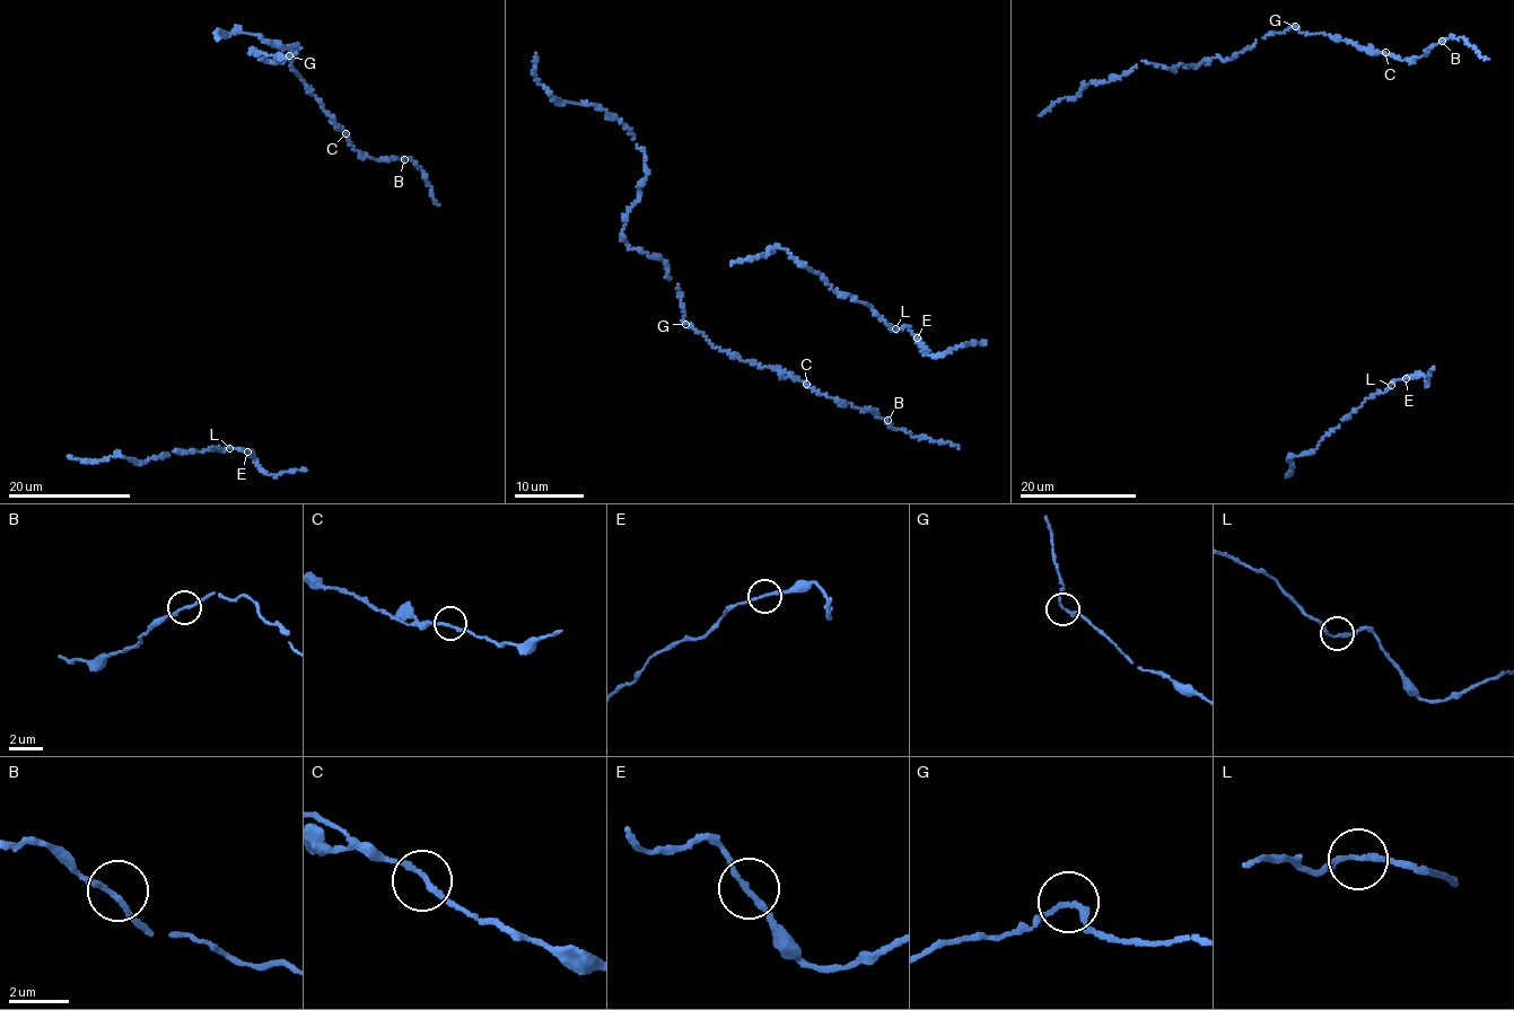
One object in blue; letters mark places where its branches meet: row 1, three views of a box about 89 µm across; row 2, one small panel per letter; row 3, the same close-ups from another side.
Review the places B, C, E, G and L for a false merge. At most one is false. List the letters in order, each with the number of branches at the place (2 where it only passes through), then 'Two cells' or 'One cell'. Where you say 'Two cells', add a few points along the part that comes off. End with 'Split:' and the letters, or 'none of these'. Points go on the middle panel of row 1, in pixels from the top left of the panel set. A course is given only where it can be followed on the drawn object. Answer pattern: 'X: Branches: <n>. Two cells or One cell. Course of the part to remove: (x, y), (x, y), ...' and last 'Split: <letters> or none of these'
B: Branches: 2. One cell
C: Branches: 2. One cell
E: Branches: 2. One cell
G: Branches: 2. One cell
L: Branches: 2. One cell
Split: none of these

